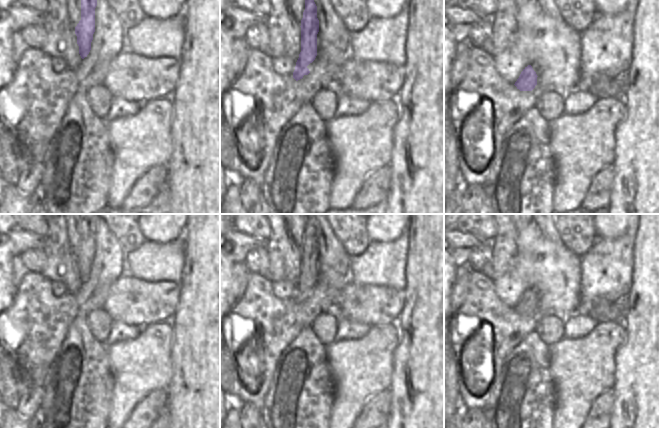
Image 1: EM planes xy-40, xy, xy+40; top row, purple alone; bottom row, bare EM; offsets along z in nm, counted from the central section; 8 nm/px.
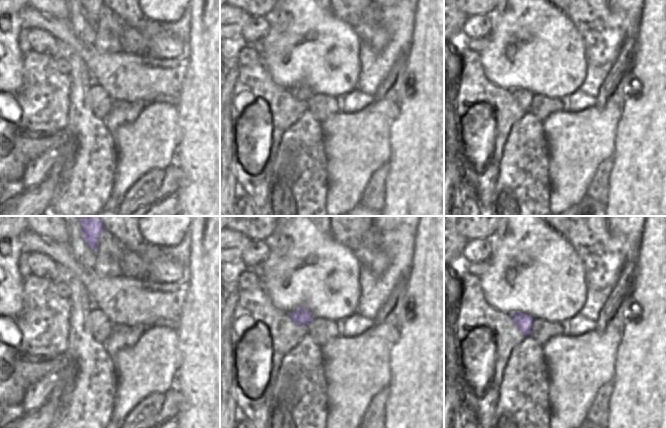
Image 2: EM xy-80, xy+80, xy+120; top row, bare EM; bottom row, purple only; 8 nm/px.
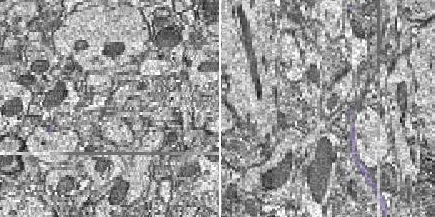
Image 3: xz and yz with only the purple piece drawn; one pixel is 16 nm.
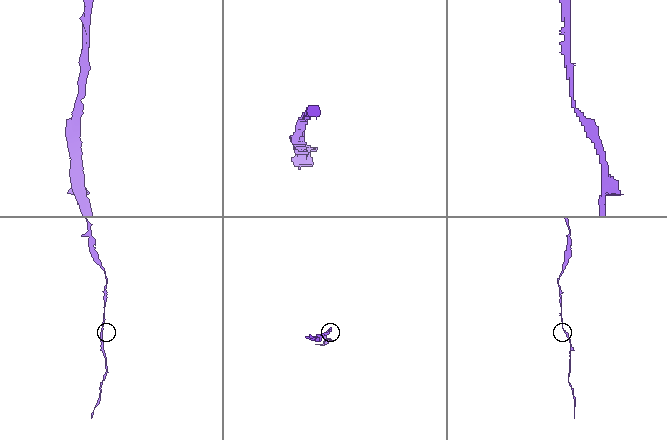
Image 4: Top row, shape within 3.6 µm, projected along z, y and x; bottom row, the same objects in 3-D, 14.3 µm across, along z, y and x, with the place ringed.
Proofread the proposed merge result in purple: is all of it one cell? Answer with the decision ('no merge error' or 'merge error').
no merge error

